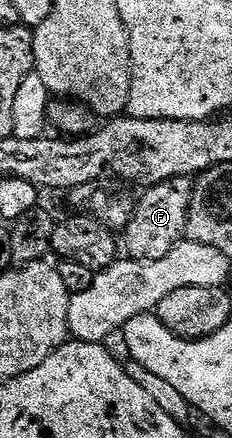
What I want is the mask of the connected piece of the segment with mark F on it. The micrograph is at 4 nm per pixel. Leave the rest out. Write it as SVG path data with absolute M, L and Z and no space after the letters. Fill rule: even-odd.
M173 178L155 186L147 186L141 191L142 199L134 202L134 215L124 231L124 250L135 262L155 262L164 260L172 248L186 237L188 208L192 204L194 178Z

